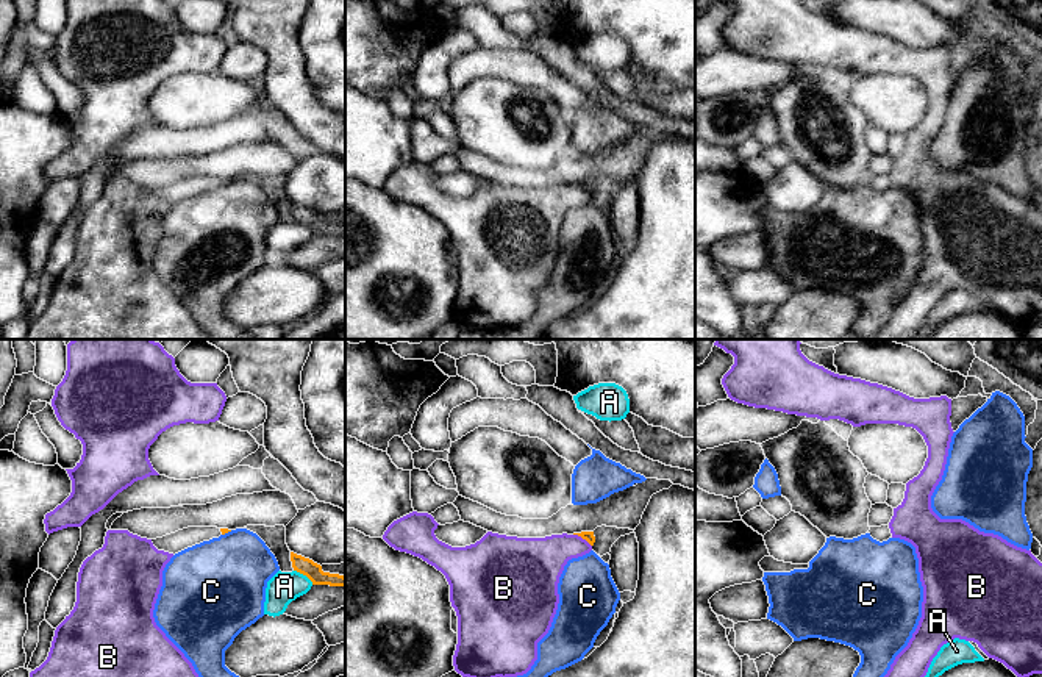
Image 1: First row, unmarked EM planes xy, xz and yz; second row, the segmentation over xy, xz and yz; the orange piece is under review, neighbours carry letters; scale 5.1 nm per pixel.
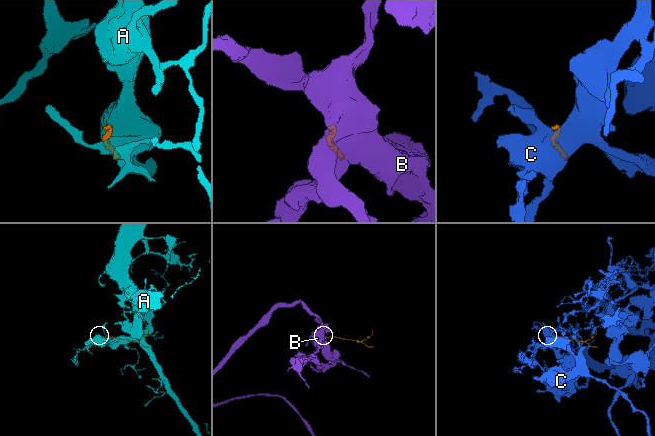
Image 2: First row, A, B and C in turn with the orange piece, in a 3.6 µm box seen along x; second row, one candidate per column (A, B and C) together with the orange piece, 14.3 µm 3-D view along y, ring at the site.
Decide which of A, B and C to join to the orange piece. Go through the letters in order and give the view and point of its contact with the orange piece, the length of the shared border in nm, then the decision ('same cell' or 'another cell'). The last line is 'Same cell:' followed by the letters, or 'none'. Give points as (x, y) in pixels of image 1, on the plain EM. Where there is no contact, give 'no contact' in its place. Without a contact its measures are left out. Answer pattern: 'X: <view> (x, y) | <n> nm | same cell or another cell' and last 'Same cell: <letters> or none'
A: xy (303, 224) | 130 nm | another cell
B: xz (583, 188) | 120 nm | another cell
C: xy (227, 182) | 60 nm | another cell
Same cell: none

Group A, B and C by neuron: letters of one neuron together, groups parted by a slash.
A / B / C

